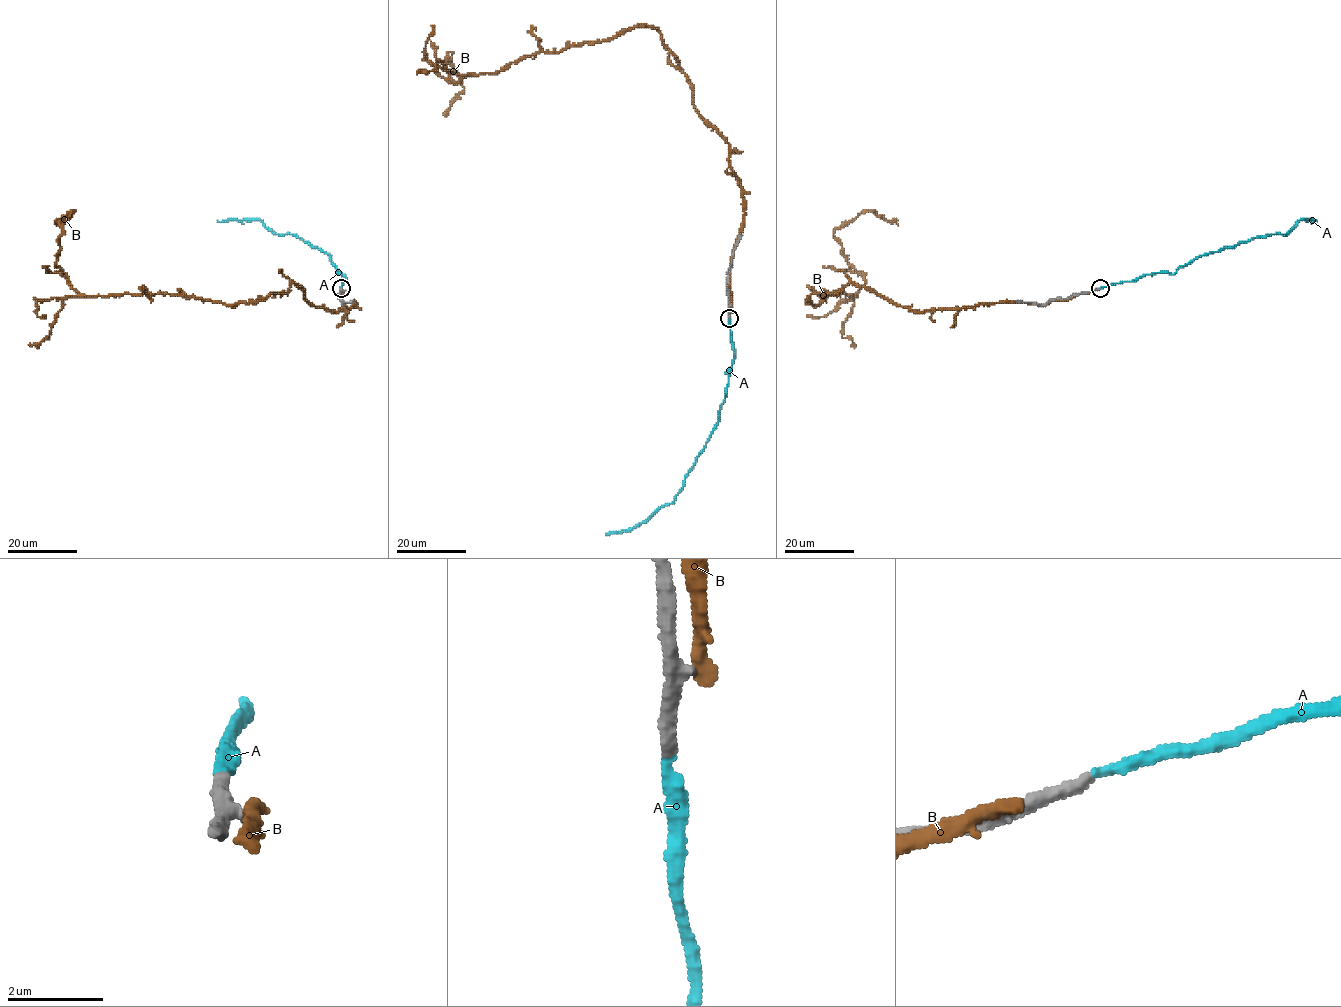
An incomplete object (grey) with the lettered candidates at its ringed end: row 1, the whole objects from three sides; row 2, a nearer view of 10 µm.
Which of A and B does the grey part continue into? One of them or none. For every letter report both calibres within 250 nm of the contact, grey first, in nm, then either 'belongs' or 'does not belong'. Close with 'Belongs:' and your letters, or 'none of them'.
A: calibres 280 and 240 nm; belongs
B: calibres 280 and 380 nm; does not belong
Belongs: A

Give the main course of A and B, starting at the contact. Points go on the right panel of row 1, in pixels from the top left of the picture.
A: (1099, 288), (1157, 272), (1173, 274), (1196, 258), (1260, 236), (1284, 234), (1301, 220), (1316, 220)
B: (1093, 290), (910, 310), (846, 283), (807, 301), (856, 296), (864, 283), (833, 230), (866, 211), (897, 225)

